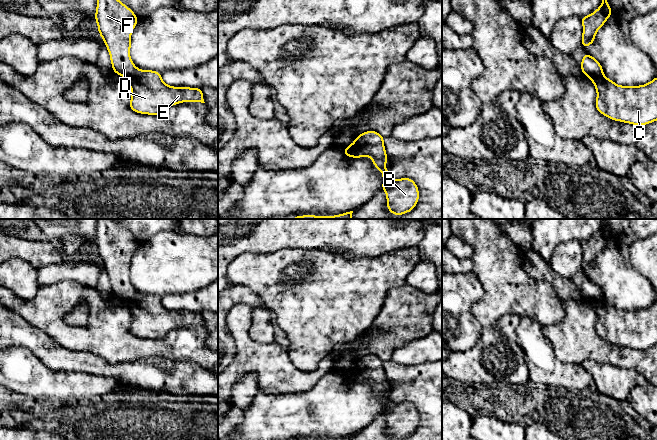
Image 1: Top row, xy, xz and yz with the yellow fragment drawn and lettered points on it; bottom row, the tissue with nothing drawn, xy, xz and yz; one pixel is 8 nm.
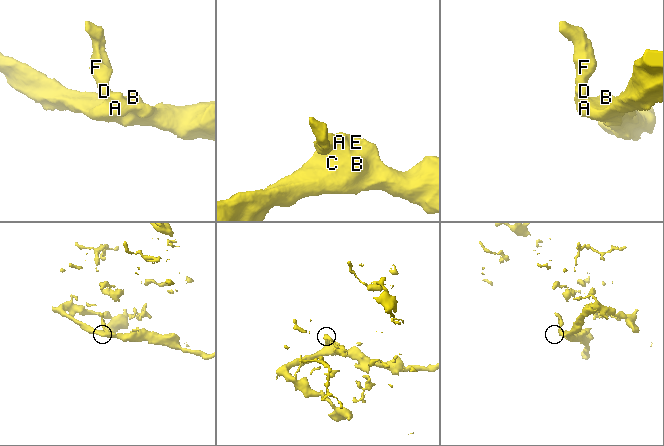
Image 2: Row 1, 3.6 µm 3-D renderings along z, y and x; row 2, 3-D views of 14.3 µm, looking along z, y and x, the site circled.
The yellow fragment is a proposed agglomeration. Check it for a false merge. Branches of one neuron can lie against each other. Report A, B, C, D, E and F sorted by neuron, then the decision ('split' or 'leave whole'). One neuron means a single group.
A B C E / D F | split

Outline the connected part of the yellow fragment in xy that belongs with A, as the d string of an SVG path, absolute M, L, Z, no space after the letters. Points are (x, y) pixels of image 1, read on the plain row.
M137 293L126 302L132 315L129 332L136 337L160 339L172 329L182 326L205 327L201 312L166 309L161 297L154 294Z

